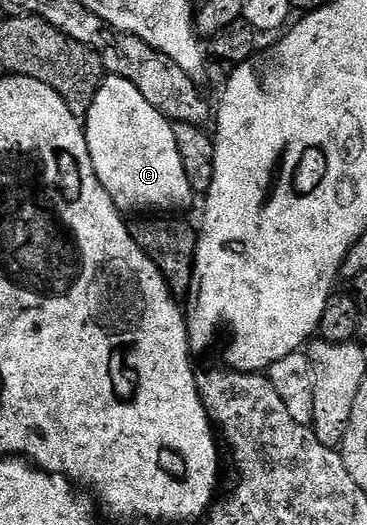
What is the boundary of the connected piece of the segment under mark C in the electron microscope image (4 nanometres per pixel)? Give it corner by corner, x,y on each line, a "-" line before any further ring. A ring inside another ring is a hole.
106,76
84,117
88,152
100,184
123,212
182,212
196,198
188,184
172,123
128,80

